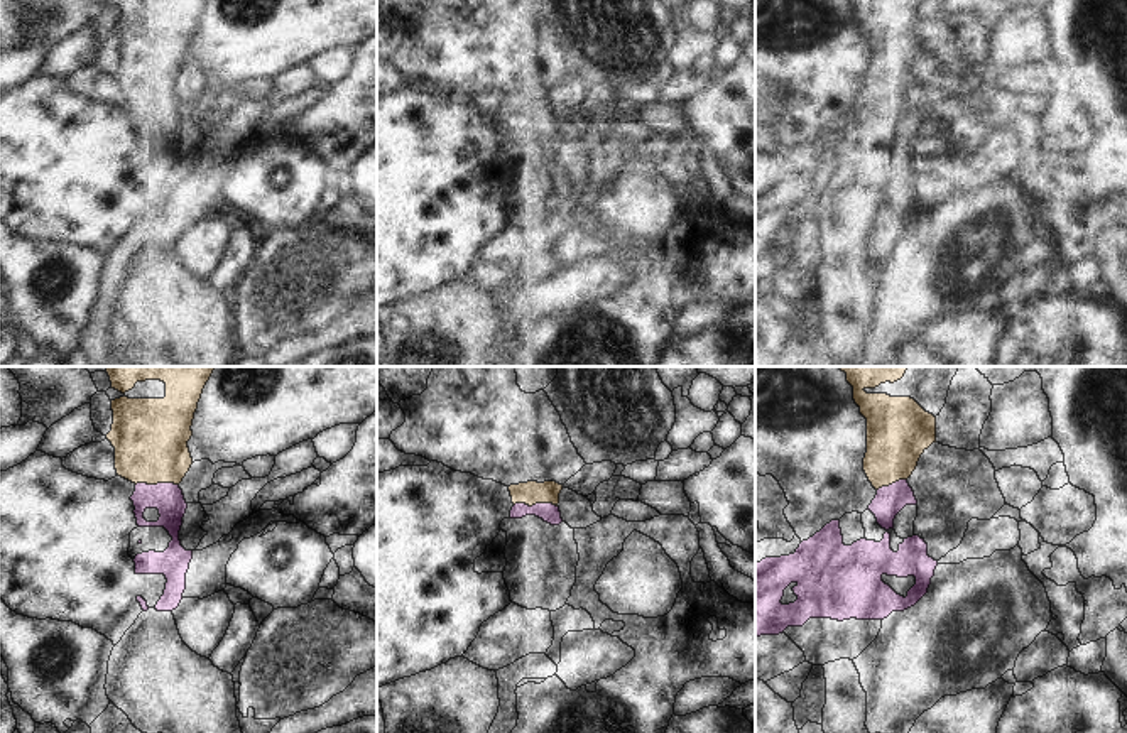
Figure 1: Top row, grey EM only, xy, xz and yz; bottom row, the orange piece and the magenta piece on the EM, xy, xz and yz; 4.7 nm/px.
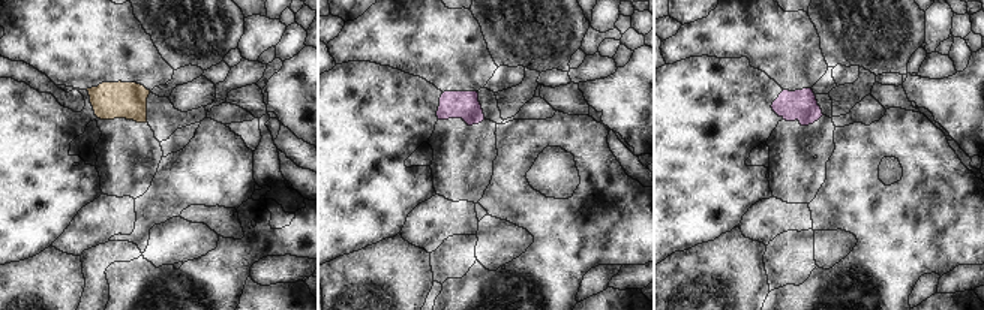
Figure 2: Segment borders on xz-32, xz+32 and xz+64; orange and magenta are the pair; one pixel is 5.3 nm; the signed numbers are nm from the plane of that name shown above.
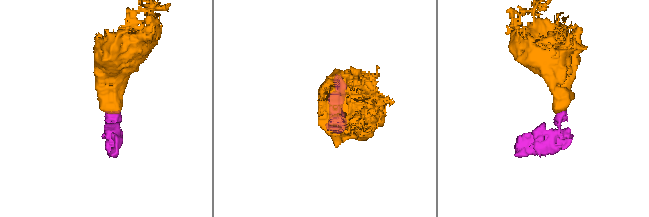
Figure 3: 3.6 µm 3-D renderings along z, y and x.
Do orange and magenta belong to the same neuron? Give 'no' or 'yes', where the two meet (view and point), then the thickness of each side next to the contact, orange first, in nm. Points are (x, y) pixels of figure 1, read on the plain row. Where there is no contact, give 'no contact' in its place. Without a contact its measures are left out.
yes | xy (156, 105) | 360/150 nm

